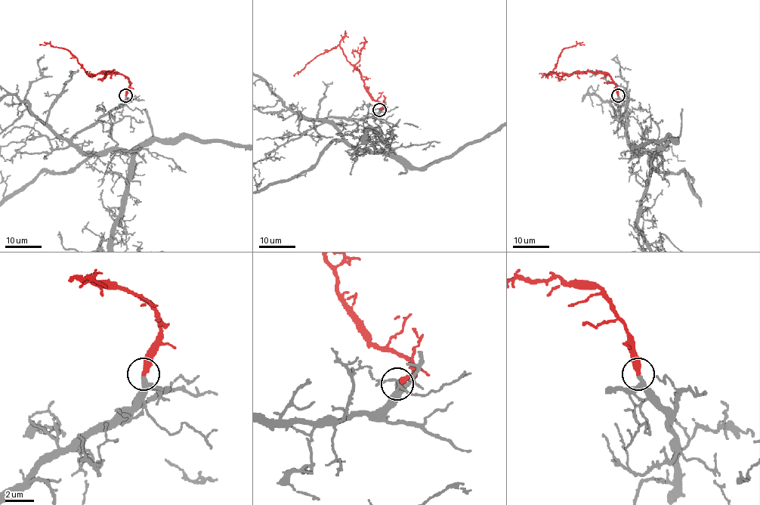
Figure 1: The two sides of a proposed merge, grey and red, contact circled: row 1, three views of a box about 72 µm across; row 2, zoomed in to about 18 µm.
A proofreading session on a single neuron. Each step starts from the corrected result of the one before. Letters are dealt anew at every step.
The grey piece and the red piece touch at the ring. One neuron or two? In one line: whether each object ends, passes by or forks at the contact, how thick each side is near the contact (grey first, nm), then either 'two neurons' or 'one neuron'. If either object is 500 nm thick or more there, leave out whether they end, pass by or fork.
grey passes by; red ends there; 280 nm thick on the grey side, 420 nm on the other; one neuron

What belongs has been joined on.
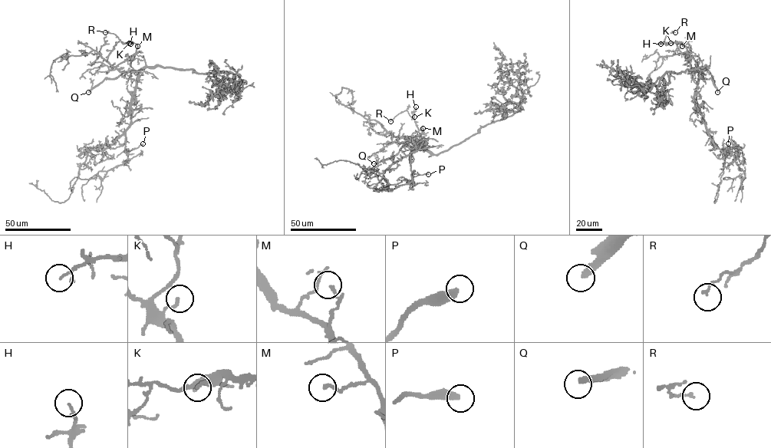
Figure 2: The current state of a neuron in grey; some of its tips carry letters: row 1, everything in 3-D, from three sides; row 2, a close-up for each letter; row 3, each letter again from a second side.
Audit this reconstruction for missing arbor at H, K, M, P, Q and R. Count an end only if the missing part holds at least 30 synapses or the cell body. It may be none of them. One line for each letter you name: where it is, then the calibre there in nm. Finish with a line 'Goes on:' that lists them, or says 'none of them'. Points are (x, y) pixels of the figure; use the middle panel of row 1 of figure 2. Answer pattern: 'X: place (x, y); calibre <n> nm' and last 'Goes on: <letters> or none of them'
P: place (428, 174); calibre 400 nm
Q: place (373, 163); calibre 280 nm
Goes on: P, Q

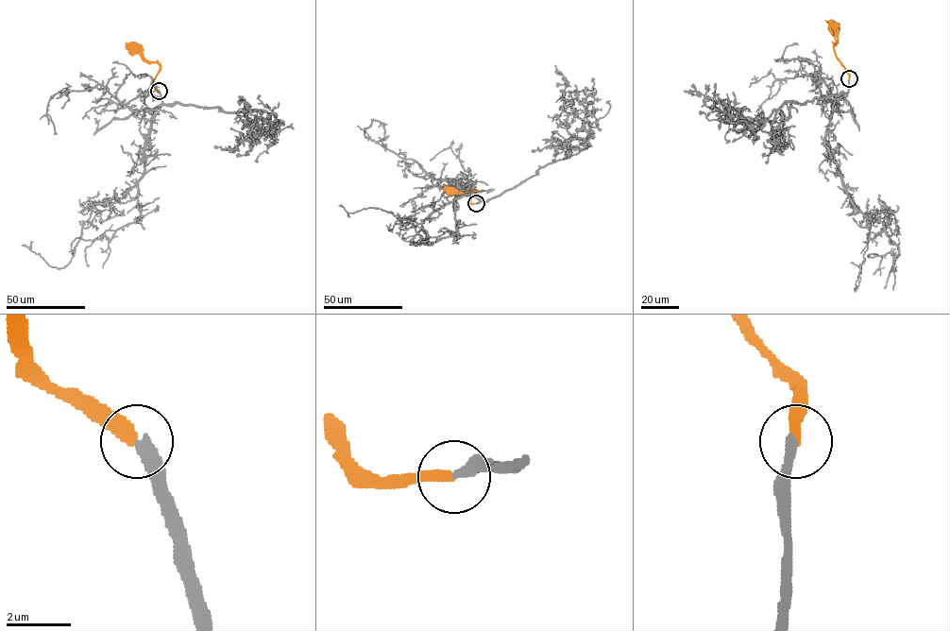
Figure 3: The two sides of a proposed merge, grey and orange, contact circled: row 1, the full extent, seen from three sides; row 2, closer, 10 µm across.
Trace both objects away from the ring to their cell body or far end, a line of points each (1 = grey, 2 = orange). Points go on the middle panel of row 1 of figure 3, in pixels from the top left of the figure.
1: (476, 204), (479, 198), (464, 183), (459, 196), (420, 223), (398, 218), (380, 209), (353, 213), (339, 206)
2: (476, 204), (472, 204), (470, 198), (477, 190), (455, 194), (449, 190)

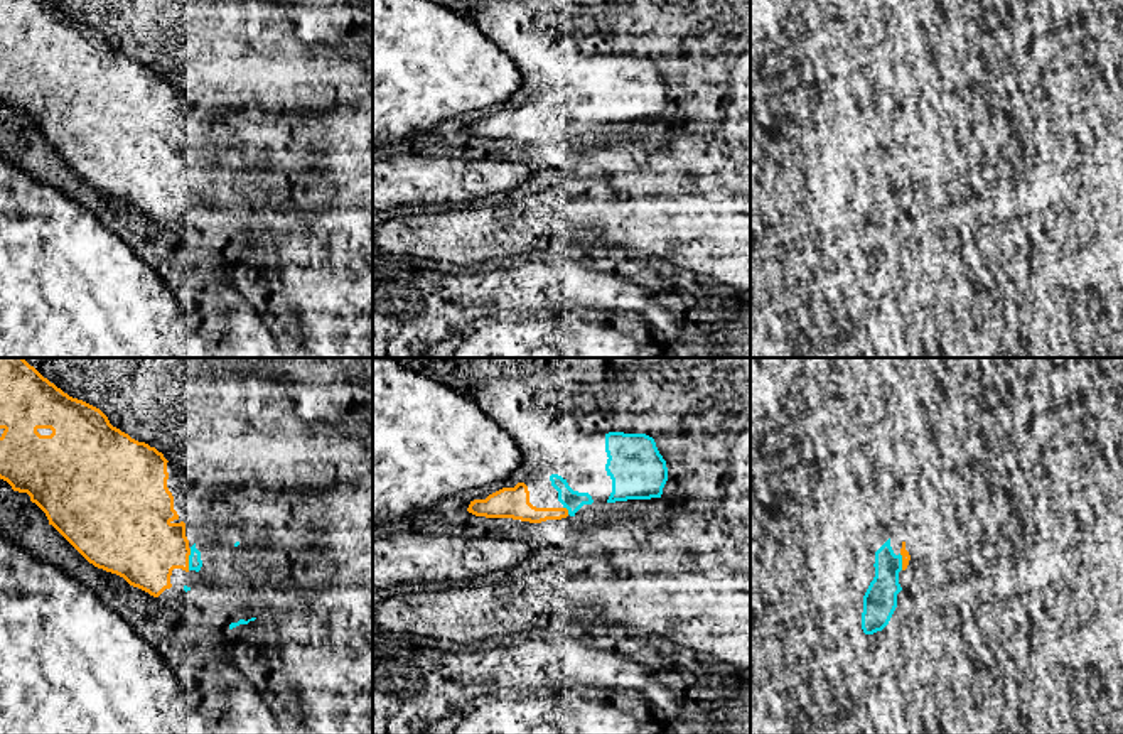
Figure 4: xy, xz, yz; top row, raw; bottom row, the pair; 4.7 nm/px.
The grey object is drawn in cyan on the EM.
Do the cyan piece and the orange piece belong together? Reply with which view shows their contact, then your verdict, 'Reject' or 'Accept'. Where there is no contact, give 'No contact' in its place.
Touches cyan in xy. Accept

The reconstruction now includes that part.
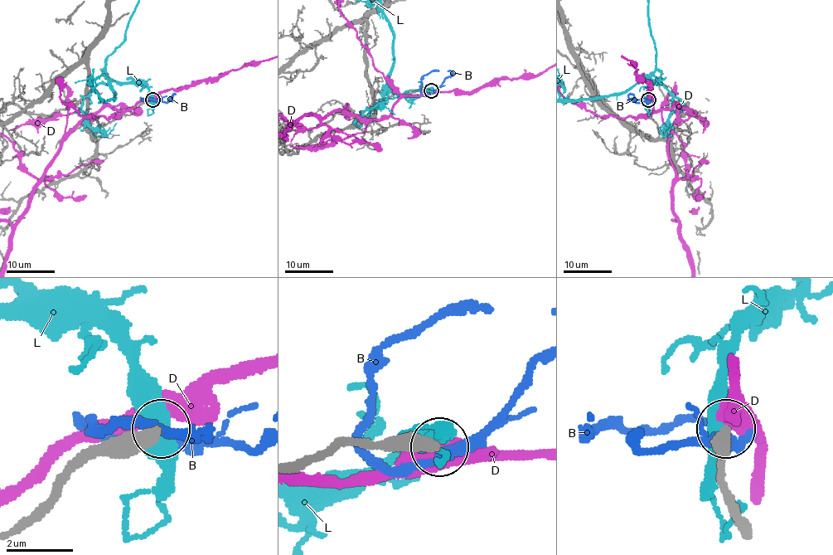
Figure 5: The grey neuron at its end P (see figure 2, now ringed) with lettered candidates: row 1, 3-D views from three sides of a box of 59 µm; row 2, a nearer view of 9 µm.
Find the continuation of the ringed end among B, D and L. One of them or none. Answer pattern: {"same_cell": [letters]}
{"same_cell": []}

